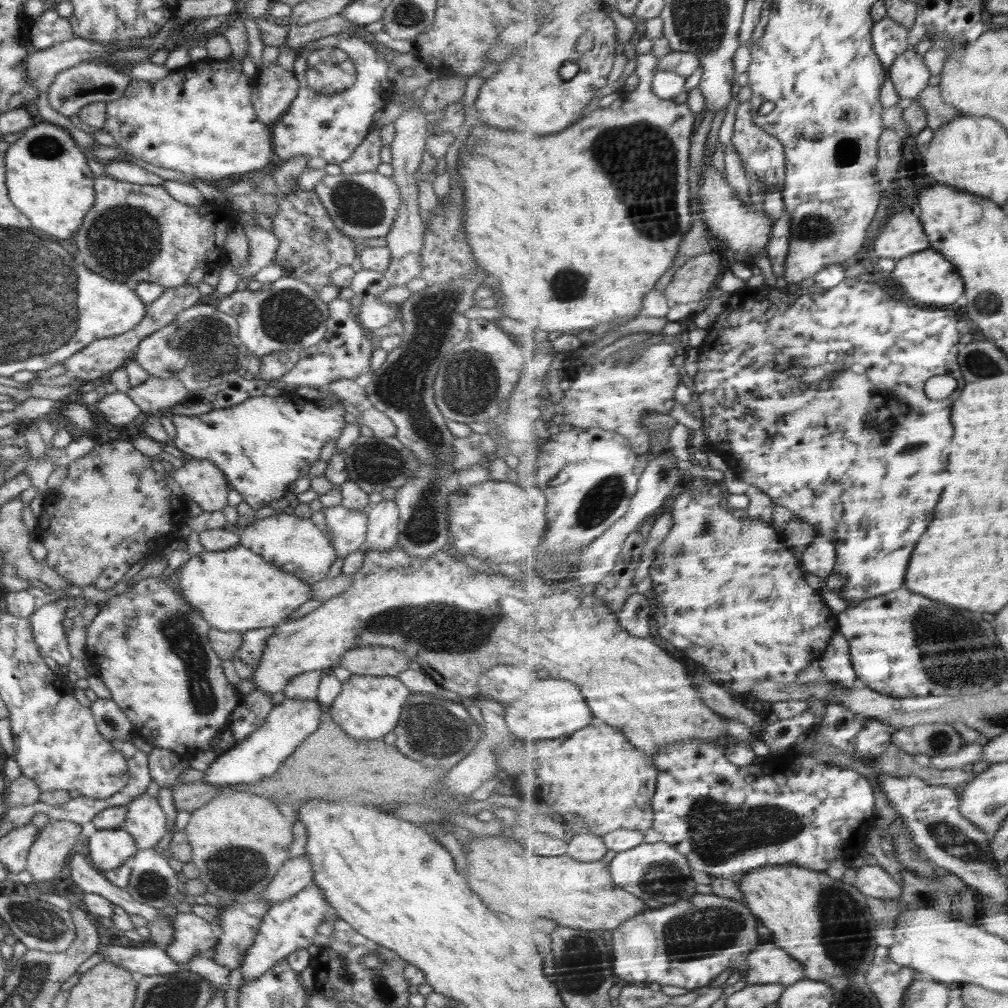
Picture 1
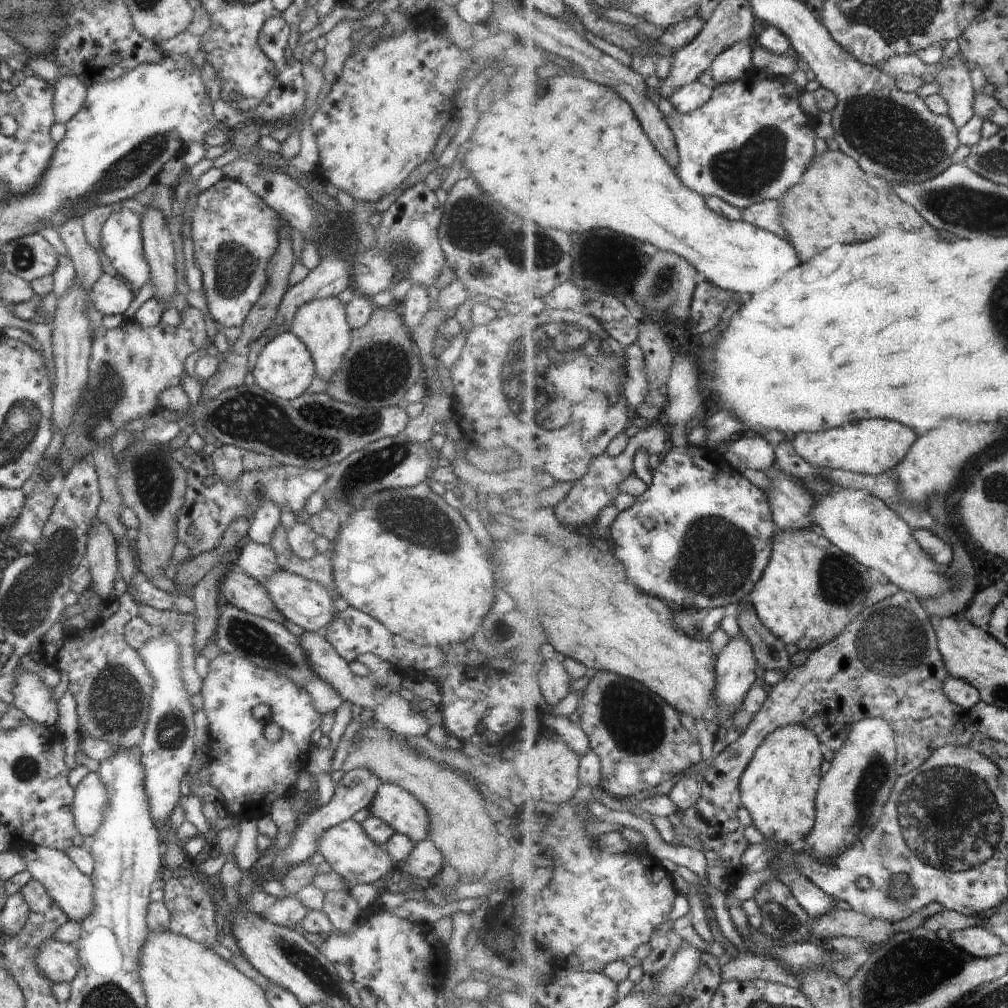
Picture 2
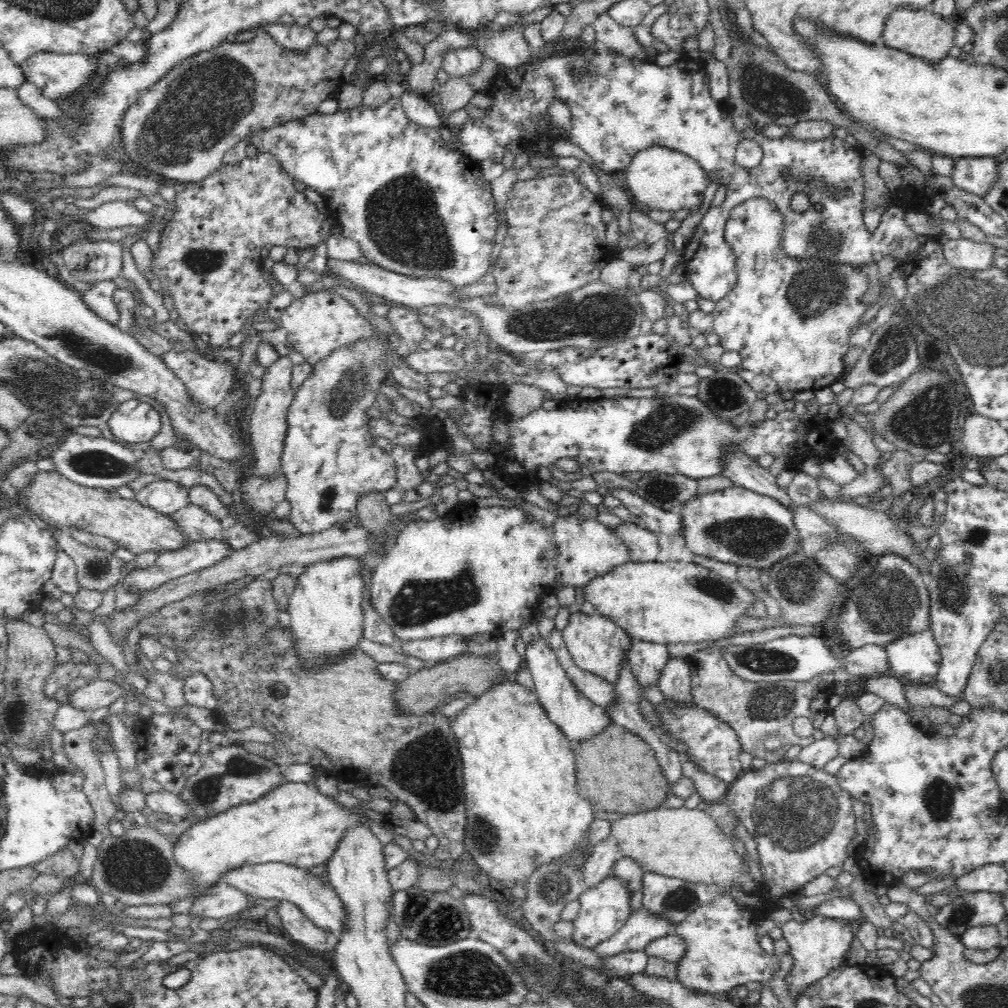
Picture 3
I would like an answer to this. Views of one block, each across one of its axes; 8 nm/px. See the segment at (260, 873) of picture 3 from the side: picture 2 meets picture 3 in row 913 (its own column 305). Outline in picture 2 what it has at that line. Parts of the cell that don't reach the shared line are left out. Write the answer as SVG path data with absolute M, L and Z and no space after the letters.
M337 295L315 299L300 306L289 327L289 333L293 333L310 352L315 365L315 377L326 380L327 384L340 367L343 355L349 350L351 330L345 304L340 302Z

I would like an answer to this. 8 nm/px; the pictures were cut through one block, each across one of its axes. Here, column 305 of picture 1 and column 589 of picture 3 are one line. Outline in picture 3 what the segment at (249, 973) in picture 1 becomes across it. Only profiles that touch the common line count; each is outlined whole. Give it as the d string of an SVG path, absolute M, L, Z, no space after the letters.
M611 872L607 878L593 888L586 888L585 892L579 897L581 905L580 911L574 922L574 933L571 938L577 946L595 949L602 942L611 938L626 924L631 916L630 891L624 887L622 881Z

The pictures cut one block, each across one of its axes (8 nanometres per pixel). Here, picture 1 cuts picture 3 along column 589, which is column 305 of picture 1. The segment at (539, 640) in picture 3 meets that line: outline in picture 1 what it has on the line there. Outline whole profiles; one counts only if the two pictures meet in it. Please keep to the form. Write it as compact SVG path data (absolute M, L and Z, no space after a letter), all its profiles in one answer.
M285 697L282 703L274 705L258 730L248 734L242 742L235 743L230 750L218 754L206 769L204 782L219 785L256 784L270 778L298 745L320 726L323 713L317 699Z

